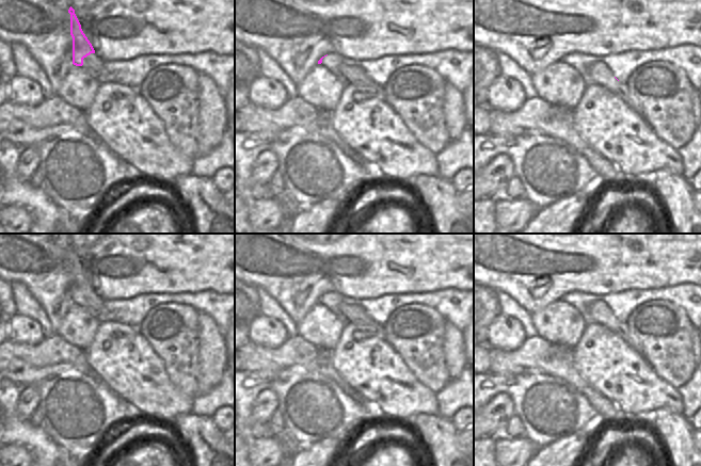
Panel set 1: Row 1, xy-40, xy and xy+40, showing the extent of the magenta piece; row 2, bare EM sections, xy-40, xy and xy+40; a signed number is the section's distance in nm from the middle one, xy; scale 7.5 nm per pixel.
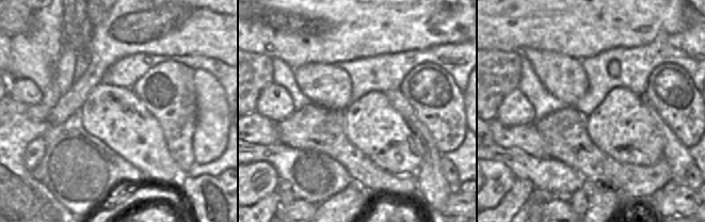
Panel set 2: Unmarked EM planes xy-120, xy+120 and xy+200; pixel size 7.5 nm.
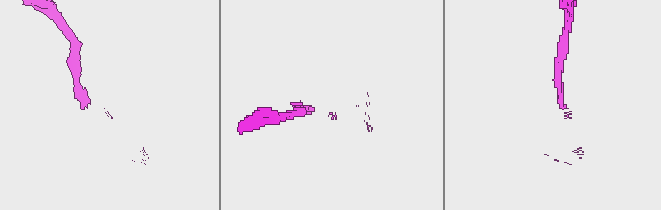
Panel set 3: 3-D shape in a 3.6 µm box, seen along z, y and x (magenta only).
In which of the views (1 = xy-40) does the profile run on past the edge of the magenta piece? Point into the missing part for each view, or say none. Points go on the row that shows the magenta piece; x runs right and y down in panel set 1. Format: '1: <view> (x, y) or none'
1: none

